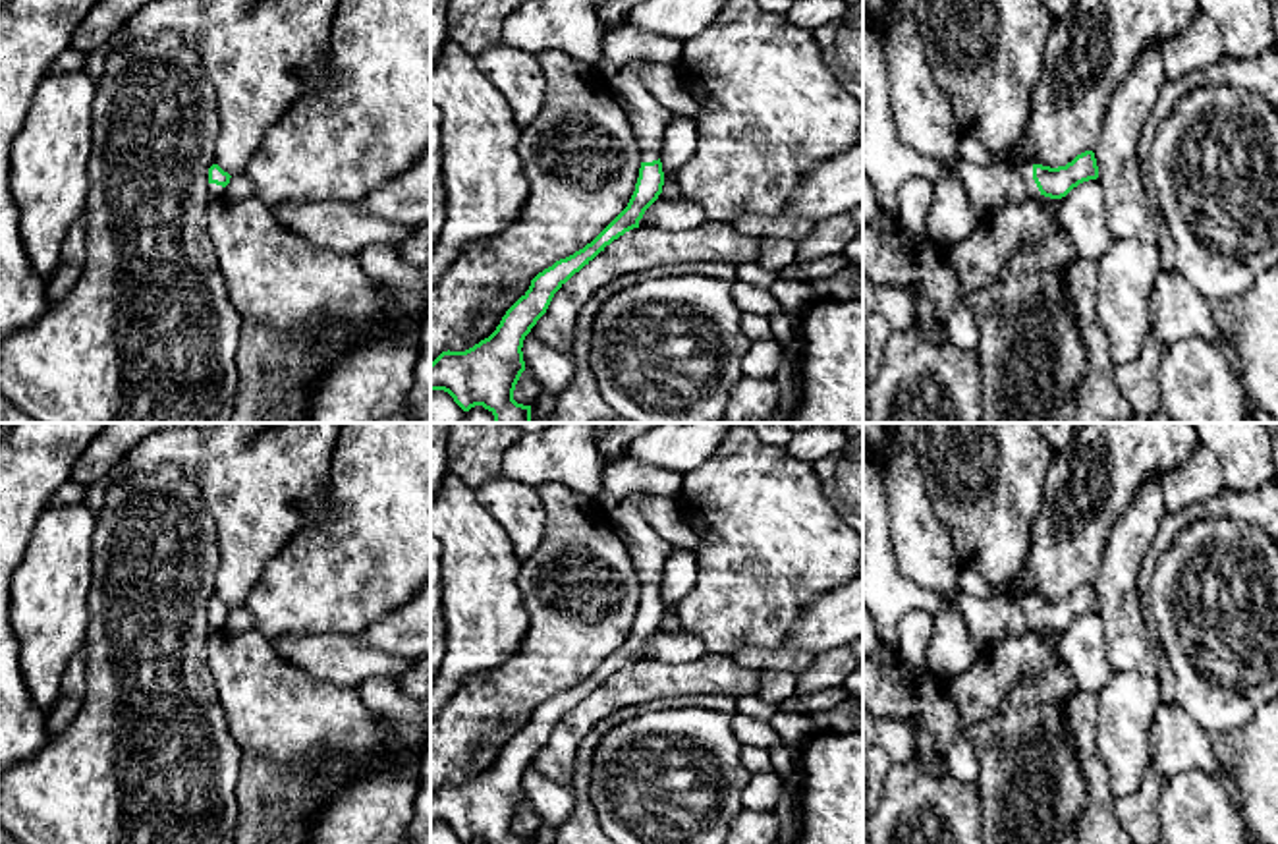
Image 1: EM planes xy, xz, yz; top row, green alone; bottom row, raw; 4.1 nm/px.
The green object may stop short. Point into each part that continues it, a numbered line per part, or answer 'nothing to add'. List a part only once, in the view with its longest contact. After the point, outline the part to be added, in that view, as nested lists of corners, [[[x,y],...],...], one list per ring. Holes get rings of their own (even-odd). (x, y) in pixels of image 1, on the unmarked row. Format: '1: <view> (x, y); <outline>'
1: yz (989, 620); [[[958,593],[952,605],[963,616],[973,643],[981,651],[1002,639],[1041,630],[1033,612],[1033,597],[998,593],[990,599],[977,599]]]

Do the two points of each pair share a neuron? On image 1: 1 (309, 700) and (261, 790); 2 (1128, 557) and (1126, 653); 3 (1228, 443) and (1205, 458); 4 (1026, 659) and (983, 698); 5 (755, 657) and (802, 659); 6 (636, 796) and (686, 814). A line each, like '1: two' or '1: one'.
1: one
2: one
3: two
4: one
5: one
6: one

